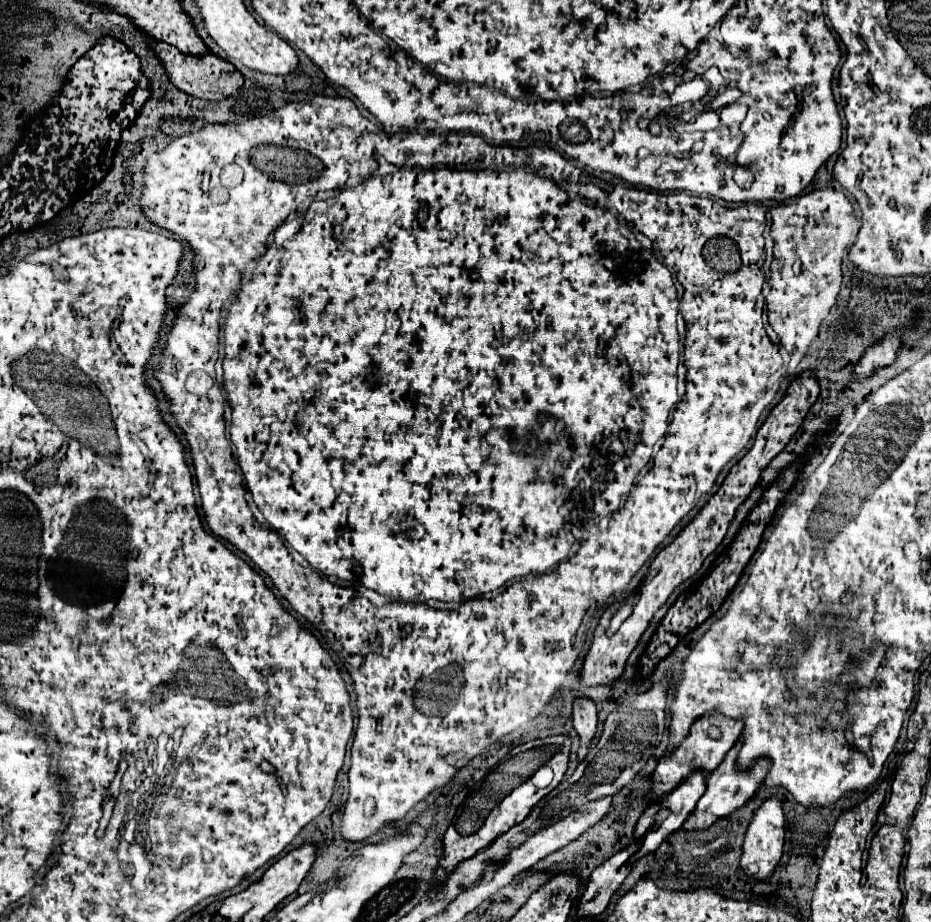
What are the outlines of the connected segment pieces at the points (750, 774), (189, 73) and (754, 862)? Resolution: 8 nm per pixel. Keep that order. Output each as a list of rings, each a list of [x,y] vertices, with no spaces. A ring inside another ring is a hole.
[[[739,743],[727,753],[727,757],[721,761],[721,765],[707,777],[707,793],[703,793],[703,797],[699,799],[695,811],[691,813],[691,817],[683,823],[683,831],[701,831],[701,829],[707,829],[711,827],[715,821],[719,819],[725,819],[729,817],[735,809],[743,807],[745,801],[751,799],[751,795],[757,791],[759,783],[763,781],[765,773],[767,773],[767,767],[769,767],[769,761],[759,761],[759,765],[753,769],[753,771],[737,771],[735,769],[735,755],[739,751]]]
[[[151,39],[151,49],[153,53],[159,57],[159,61],[163,61],[163,67],[167,71],[169,81],[183,93],[191,95],[191,97],[199,97],[199,99],[207,99],[207,101],[221,101],[229,95],[233,95],[235,91],[239,91],[239,87],[243,85],[243,77],[241,73],[225,59],[219,59],[213,53],[205,53],[205,57],[195,57],[195,55],[185,55],[181,51],[177,51],[175,47],[163,43],[163,41],[155,41]]]
[[[771,797],[755,811],[755,817],[745,833],[741,869],[757,881],[767,881],[773,875],[773,871],[783,855],[783,845],[785,845],[785,817],[783,817],[783,809],[781,809],[781,801]]]

